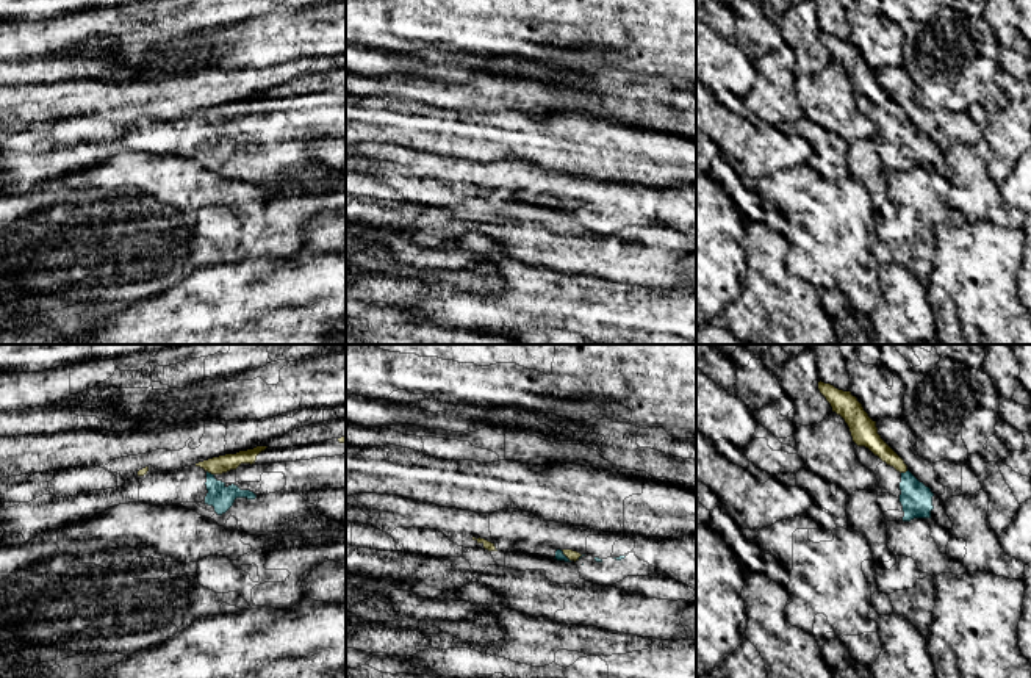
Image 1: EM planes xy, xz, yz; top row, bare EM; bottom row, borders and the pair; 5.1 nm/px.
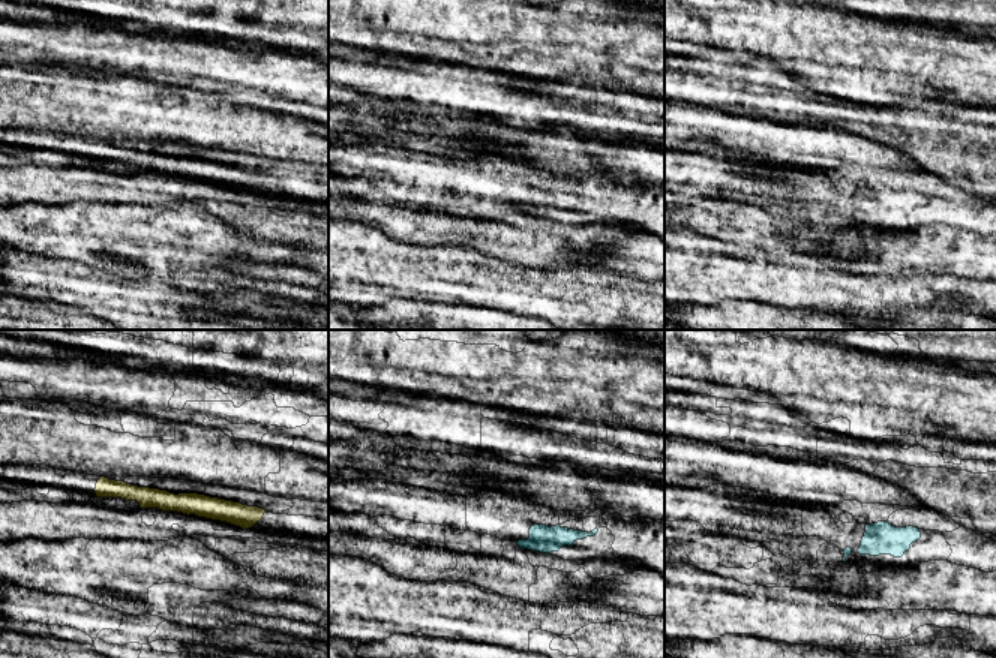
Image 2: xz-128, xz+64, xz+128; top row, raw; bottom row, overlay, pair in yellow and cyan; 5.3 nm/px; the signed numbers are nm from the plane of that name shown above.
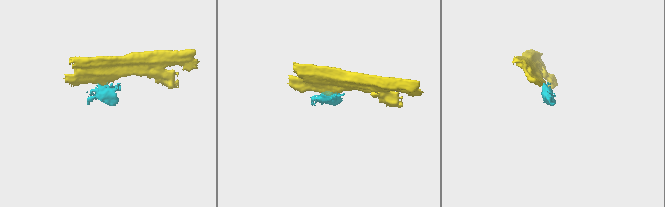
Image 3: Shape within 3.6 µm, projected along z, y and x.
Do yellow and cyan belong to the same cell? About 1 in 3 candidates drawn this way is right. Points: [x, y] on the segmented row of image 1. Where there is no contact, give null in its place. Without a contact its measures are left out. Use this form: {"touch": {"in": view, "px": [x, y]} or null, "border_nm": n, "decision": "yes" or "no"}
{"touch": {"in": "xy", "px": [210, 472]}, "border_nm": 50, "decision": "no"}

